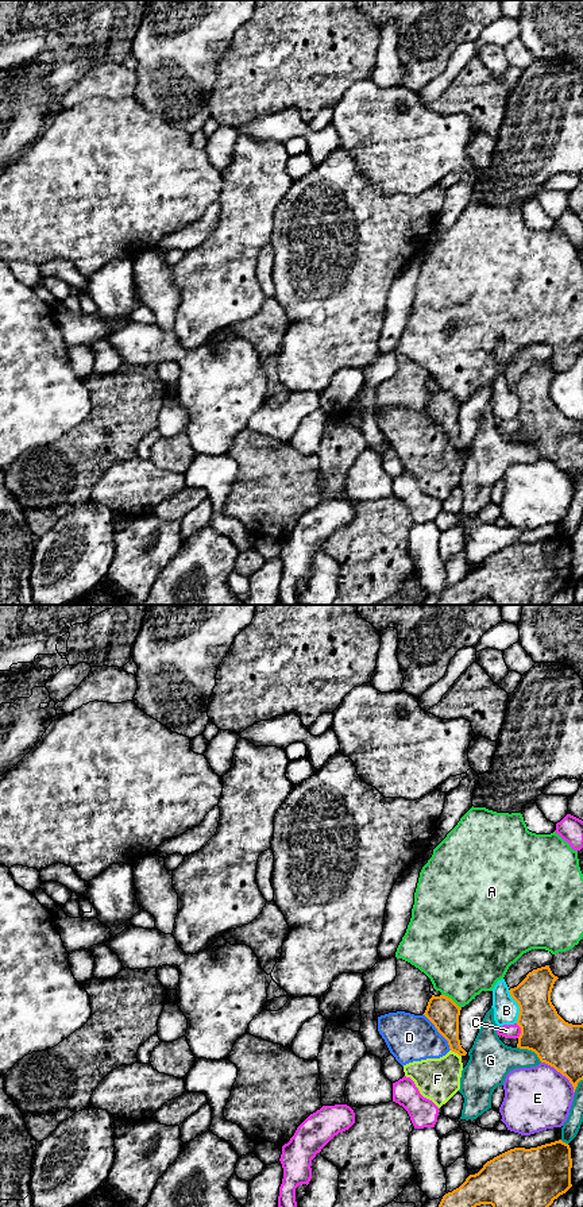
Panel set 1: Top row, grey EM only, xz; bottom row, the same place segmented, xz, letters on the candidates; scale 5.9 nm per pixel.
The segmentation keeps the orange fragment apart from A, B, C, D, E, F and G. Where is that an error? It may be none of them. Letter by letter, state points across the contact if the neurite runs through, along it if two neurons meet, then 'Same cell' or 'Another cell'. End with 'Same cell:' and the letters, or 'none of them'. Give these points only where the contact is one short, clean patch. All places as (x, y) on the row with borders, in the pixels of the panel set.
A: Another cell
B: Boundary: xz (508, 990), (518, 1006), (517, 1022). Another cell
C: Another cell
D: Boundary: xz (423, 1014), (451, 1049). Another cell
E: Another cell
F: Boundary: xz (451, 1049), (460, 1056). Another cell
G: Another cell
Same cell: none of them

